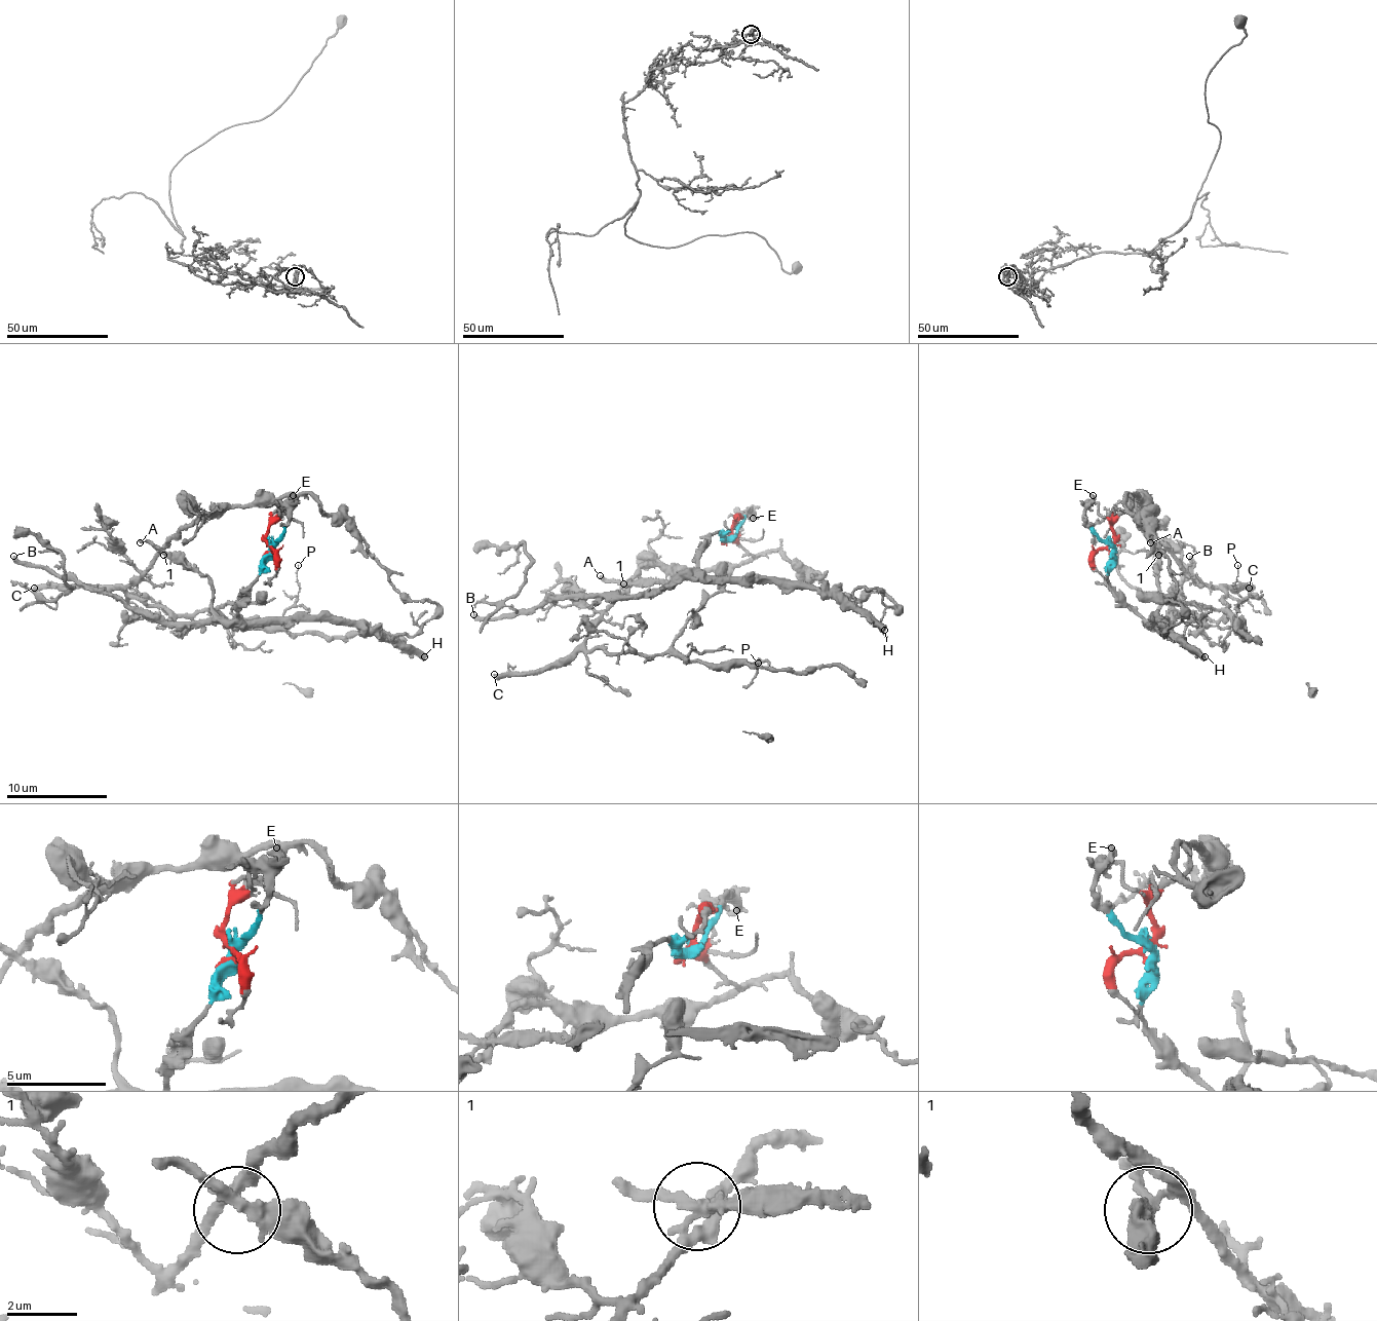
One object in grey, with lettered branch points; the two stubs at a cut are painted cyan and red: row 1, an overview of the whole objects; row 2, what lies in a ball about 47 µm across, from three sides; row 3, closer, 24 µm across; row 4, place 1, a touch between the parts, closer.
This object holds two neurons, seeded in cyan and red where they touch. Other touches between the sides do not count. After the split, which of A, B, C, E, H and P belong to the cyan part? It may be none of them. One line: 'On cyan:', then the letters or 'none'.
On cyan: A, B, E, H

